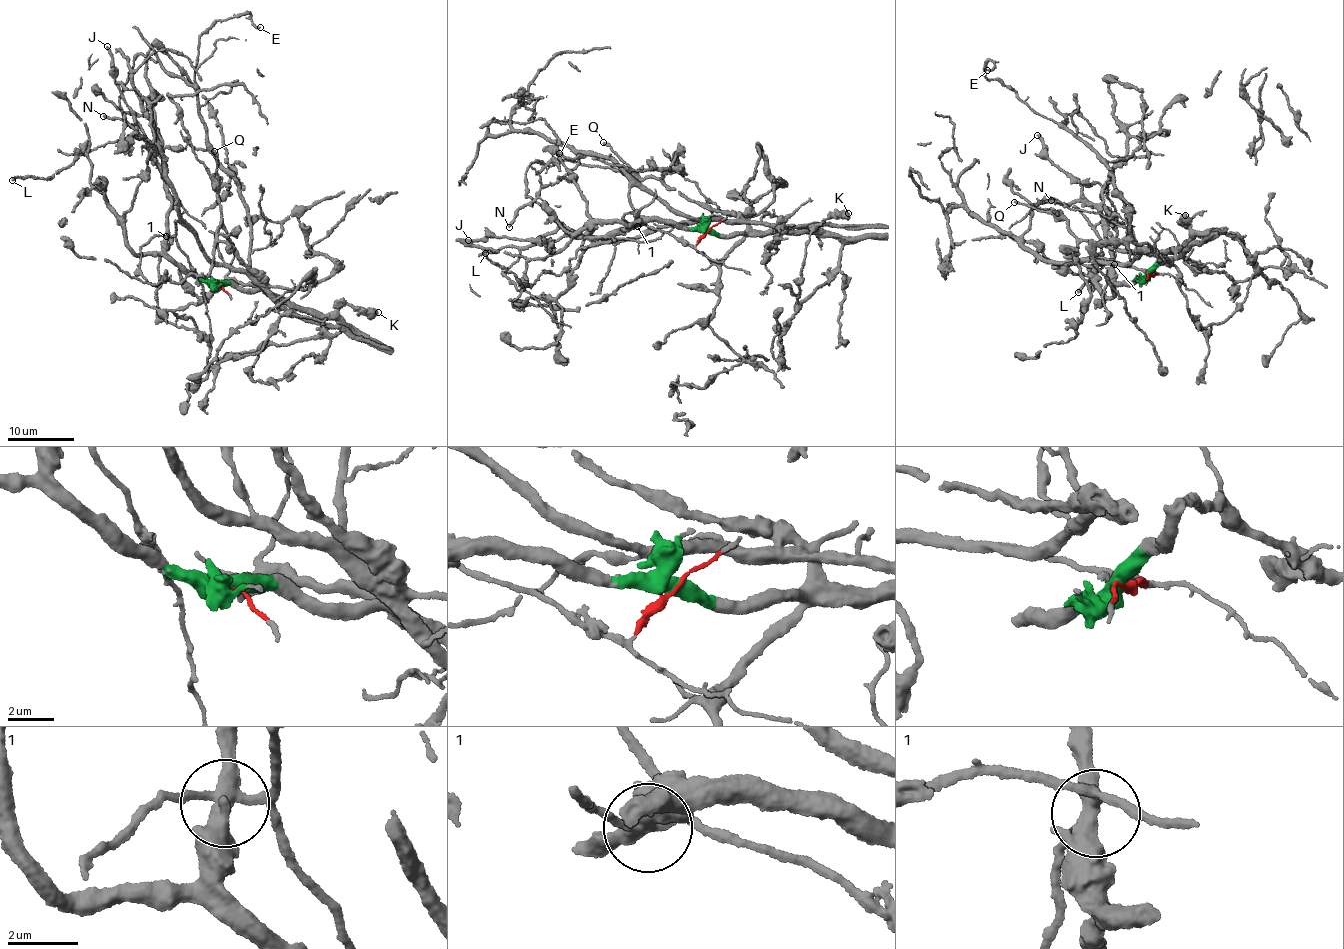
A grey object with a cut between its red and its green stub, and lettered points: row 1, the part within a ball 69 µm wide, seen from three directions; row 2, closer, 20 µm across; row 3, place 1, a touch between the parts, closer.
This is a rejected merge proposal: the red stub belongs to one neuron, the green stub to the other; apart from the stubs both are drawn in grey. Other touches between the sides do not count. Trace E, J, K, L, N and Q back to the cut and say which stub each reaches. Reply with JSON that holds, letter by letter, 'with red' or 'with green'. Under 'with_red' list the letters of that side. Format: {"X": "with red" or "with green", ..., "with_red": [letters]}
{"E": "with red", "J": "with green", "K": "with green", "L": "with green", "N": "with red", "Q": "with green", "with_red": ["E", "N"]}

